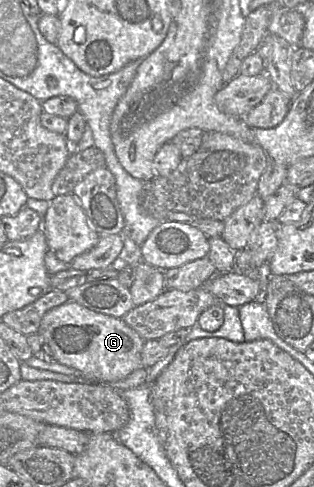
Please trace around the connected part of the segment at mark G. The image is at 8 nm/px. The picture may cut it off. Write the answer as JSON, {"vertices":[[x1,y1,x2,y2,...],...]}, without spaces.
{"vertices":[[75,301,49,310,41,320,38,334,49,344,58,363,78,370,89,381,115,382,144,368,141,353,145,340,135,330,122,318,97,313]]}

